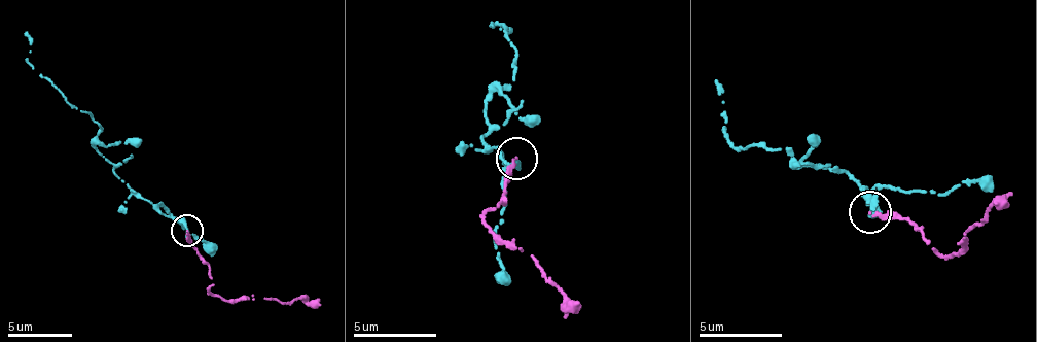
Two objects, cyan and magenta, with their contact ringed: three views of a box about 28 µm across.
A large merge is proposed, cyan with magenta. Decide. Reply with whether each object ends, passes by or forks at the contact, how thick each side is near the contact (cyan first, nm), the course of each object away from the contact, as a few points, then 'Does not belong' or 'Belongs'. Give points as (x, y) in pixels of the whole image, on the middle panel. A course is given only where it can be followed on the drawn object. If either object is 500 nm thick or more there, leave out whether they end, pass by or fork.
At the ring cyan ends. At the ring magenta ends. Thickness 320 nm (cyan) against 200 nm. Course of cyan: (514, 162), (481, 139), (491, 131), (486, 102), (515, 79), (515, 47), (493, 22), (508, 30). Course of magenta: (519, 157), (507, 187), (485, 223), (533, 257), (563, 301), (575, 313). Belongs

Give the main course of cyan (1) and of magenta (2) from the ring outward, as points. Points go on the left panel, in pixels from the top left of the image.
1: (186, 231), (176, 219), (117, 177), (116, 165), (95, 148), (103, 127), (38, 76), (28, 62), (26, 33)
2: (187, 229), (212, 285), (212, 293), (234, 302), (265, 298), (302, 300), (320, 305)

